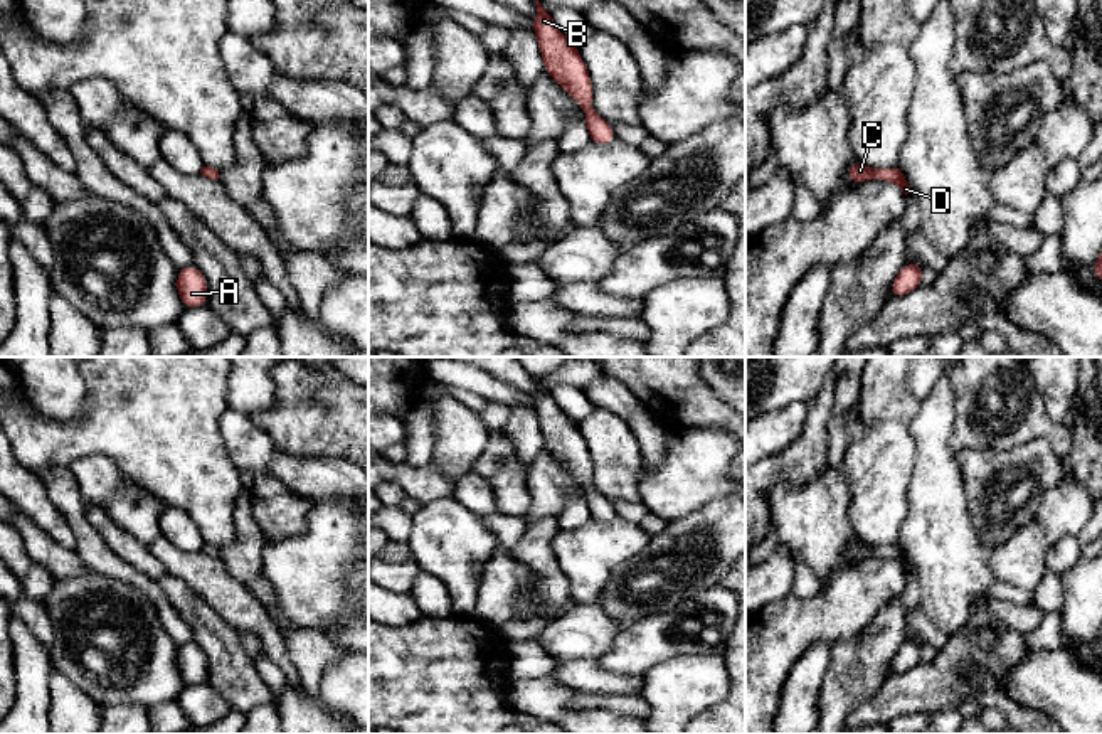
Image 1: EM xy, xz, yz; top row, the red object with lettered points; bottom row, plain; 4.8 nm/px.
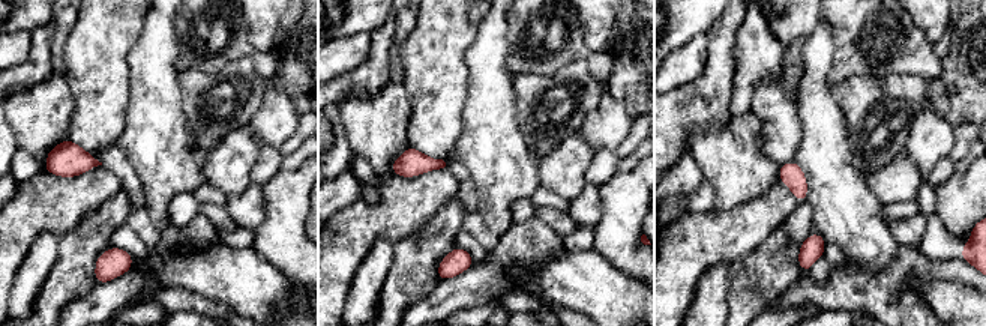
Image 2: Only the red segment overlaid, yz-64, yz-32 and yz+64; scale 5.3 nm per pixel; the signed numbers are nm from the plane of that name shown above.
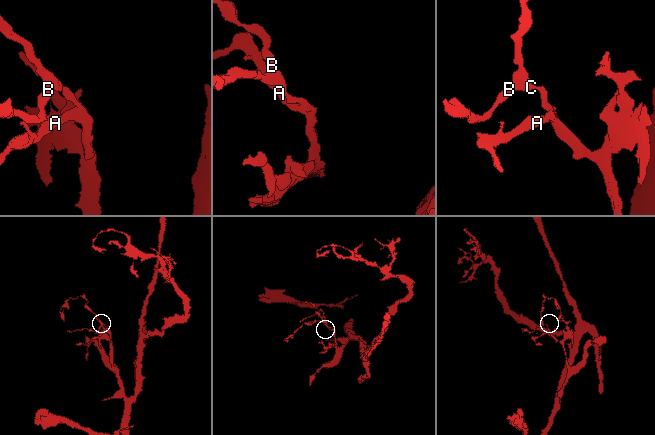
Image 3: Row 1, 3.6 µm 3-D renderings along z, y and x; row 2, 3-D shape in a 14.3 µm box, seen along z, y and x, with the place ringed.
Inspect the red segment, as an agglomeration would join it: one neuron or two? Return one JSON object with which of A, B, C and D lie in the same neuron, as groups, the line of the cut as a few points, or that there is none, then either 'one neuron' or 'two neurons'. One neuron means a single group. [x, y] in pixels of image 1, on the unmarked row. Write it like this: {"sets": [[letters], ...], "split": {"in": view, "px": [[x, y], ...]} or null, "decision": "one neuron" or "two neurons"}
{"sets": [["A", "B", "C", "D"]], "split": null, "decision": "one neuron"}

